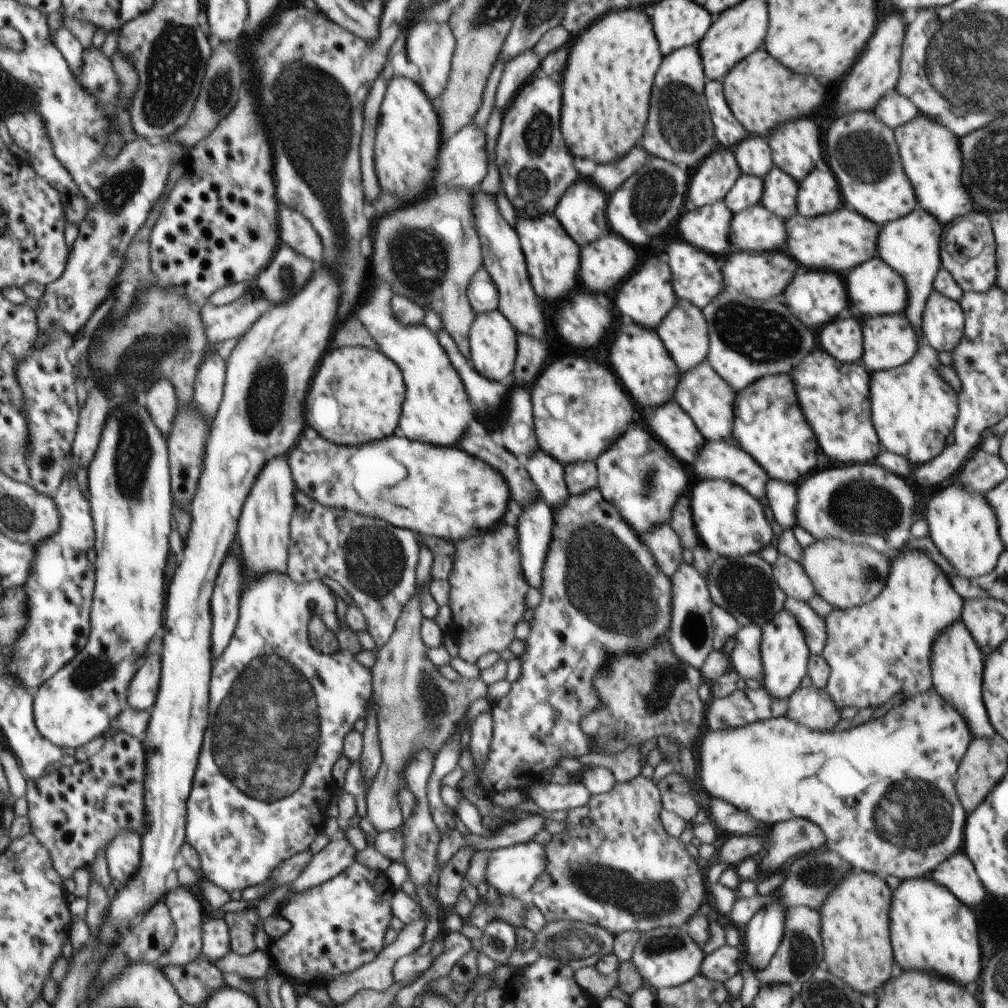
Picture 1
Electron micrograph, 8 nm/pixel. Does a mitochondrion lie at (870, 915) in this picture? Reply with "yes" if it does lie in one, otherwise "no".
no

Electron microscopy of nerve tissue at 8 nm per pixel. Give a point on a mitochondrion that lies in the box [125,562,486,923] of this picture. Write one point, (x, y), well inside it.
(269, 757)

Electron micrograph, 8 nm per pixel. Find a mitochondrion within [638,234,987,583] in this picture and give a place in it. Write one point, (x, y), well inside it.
(758, 334)

